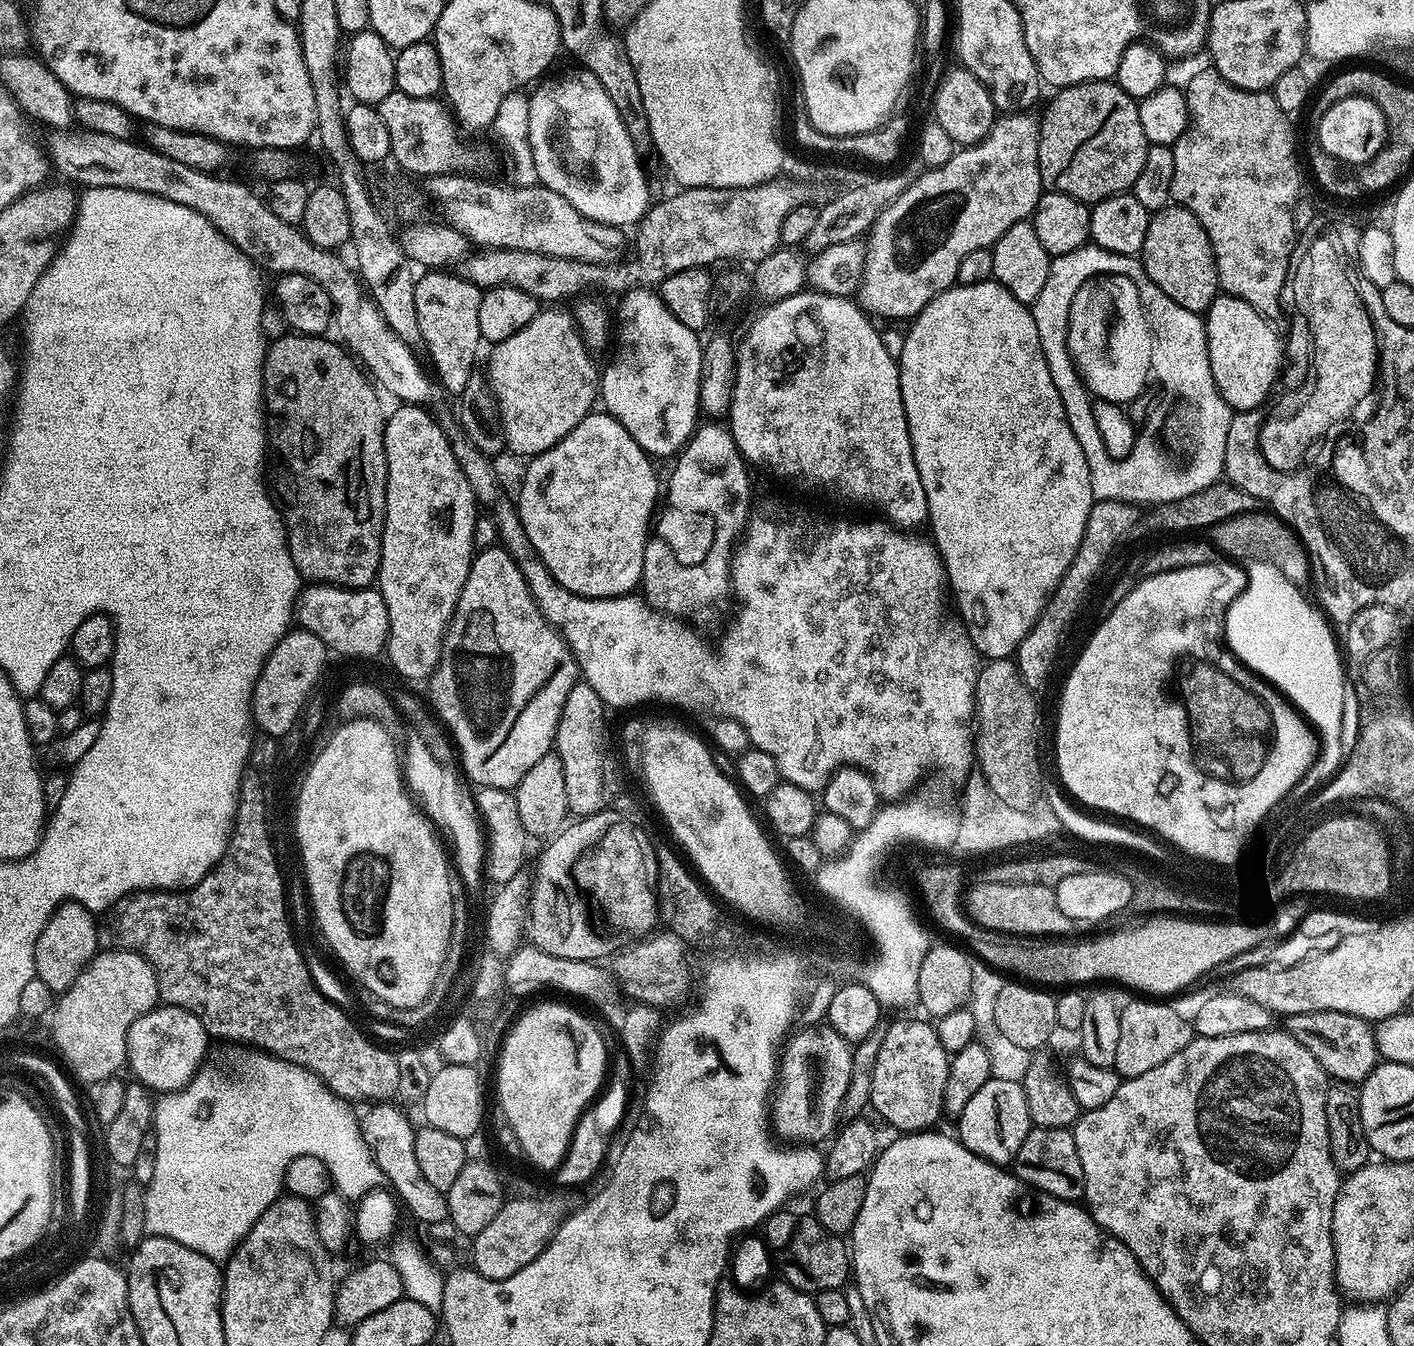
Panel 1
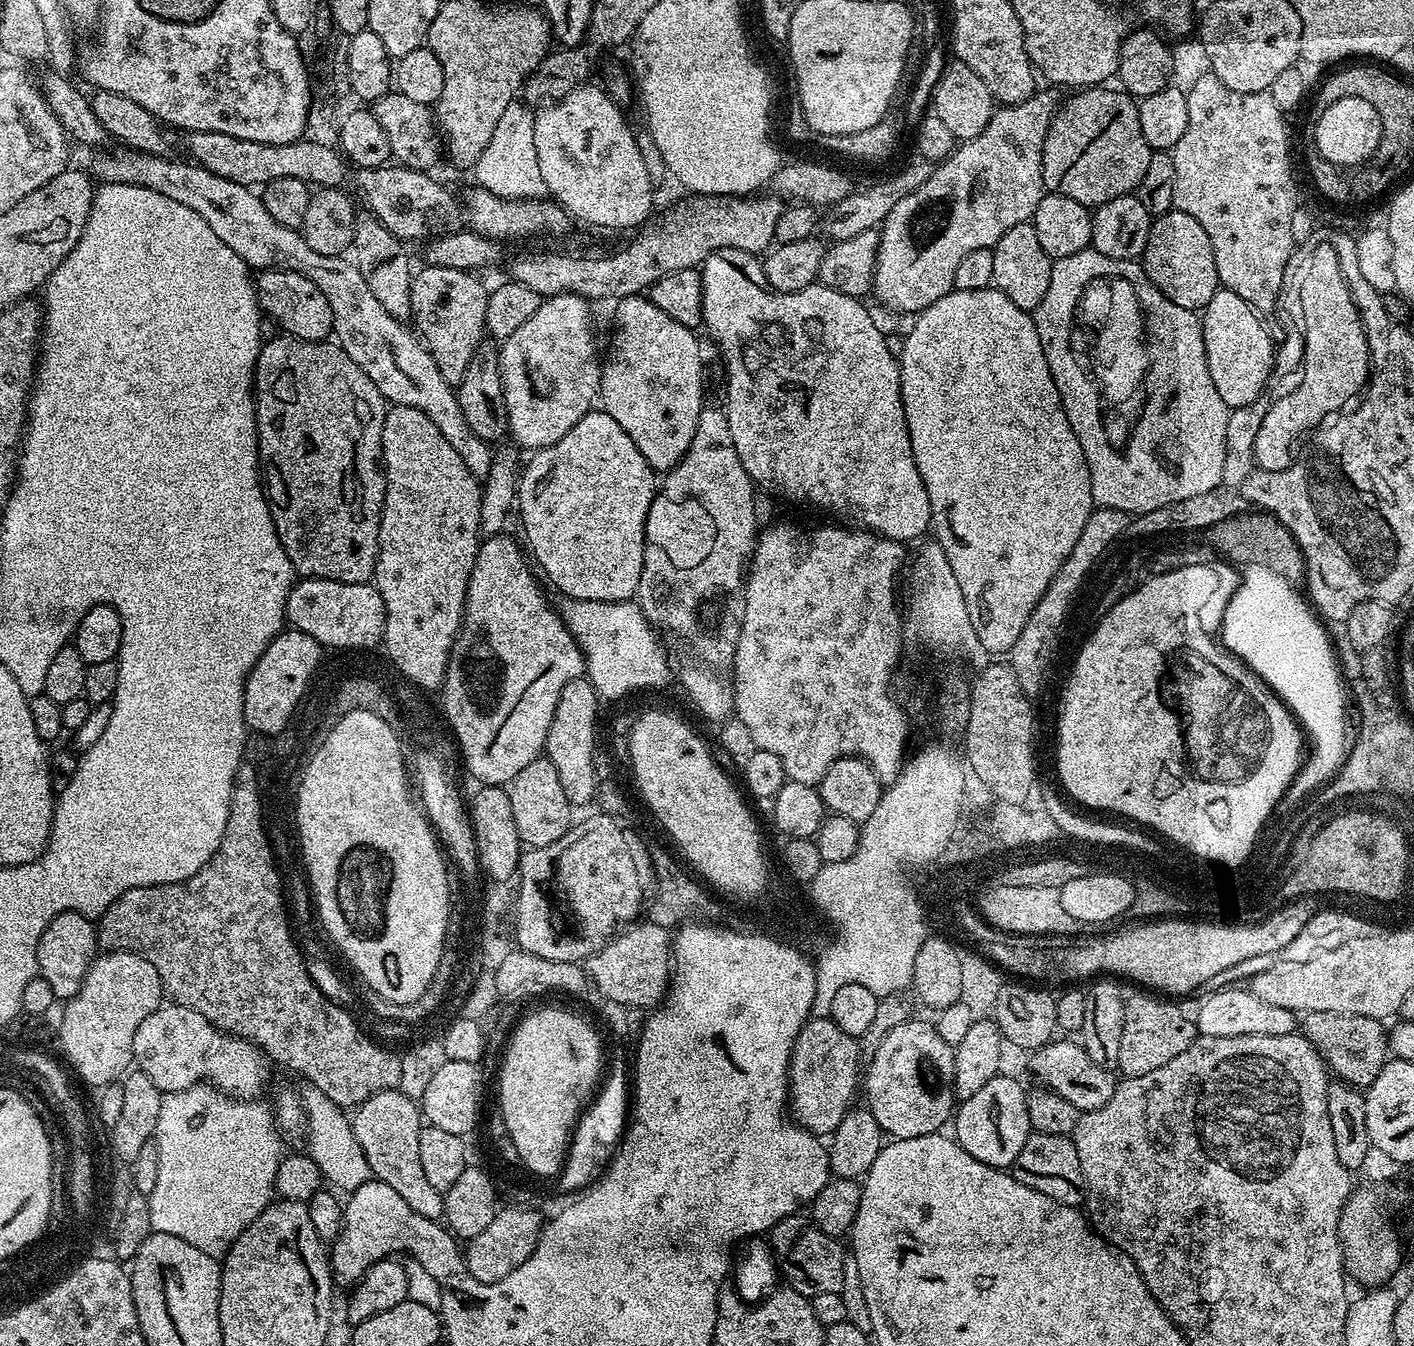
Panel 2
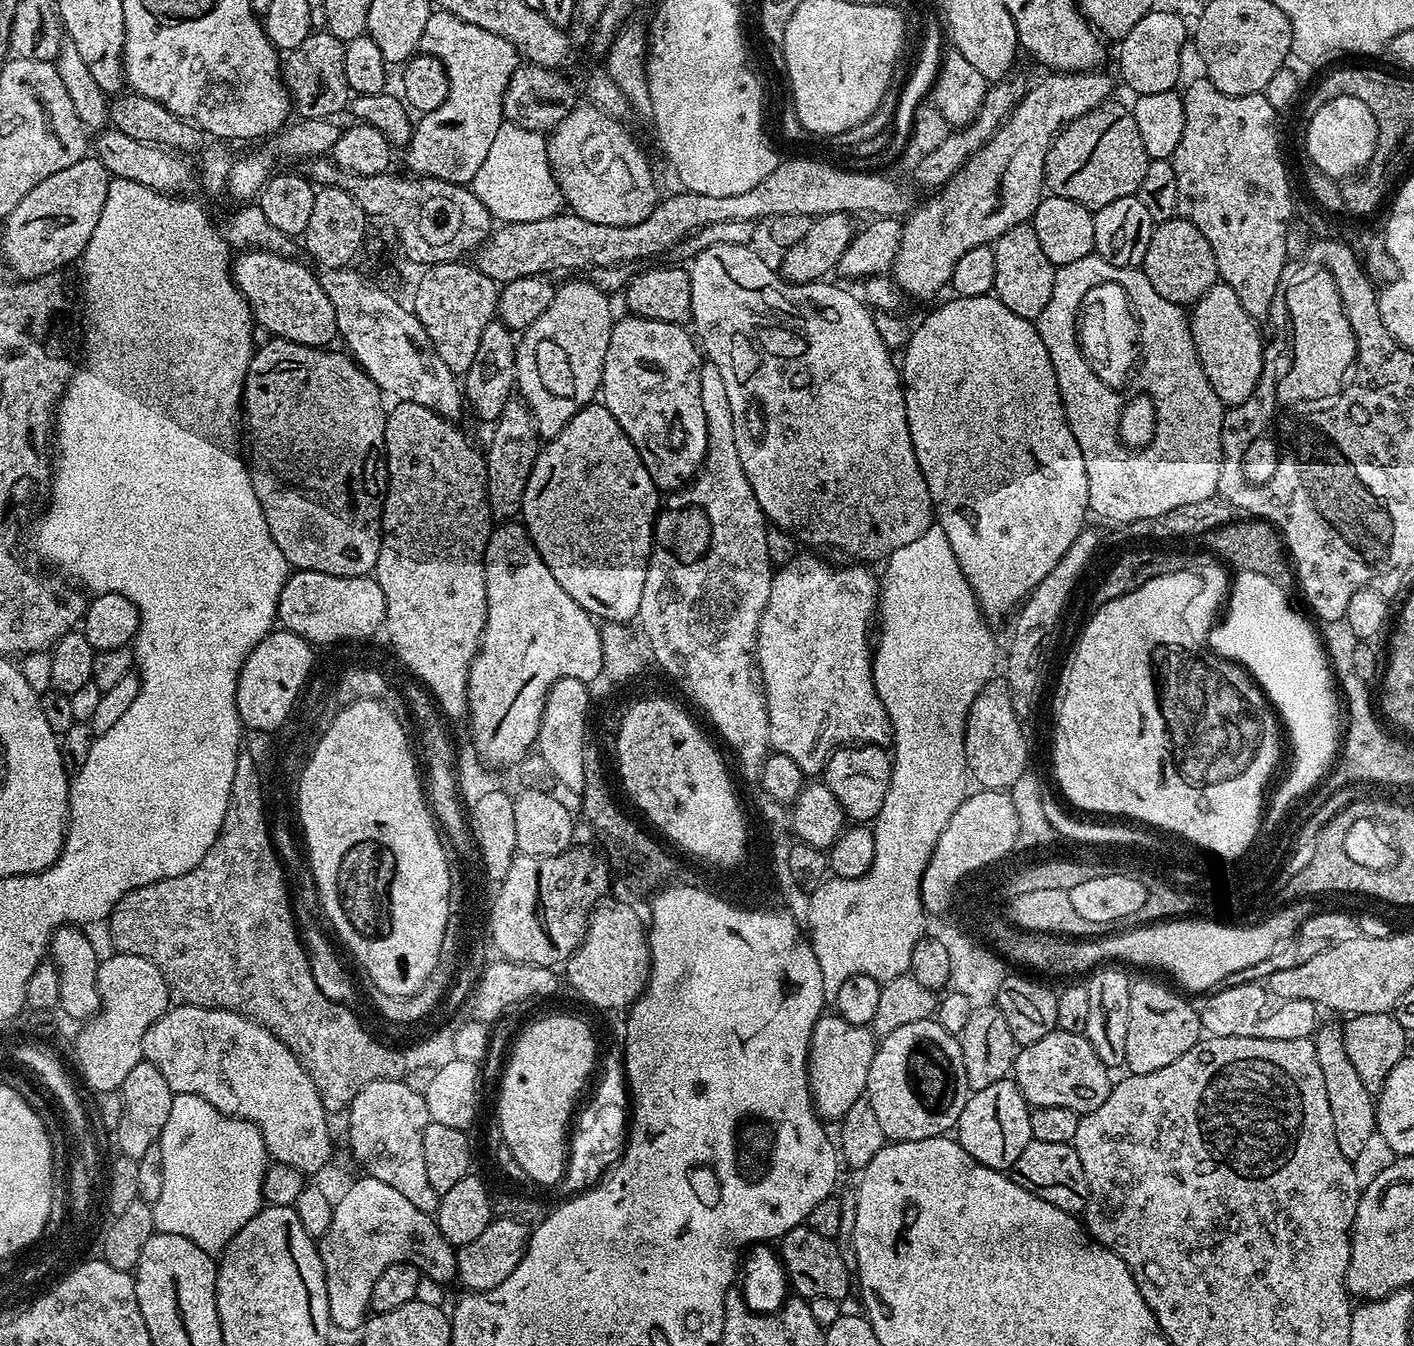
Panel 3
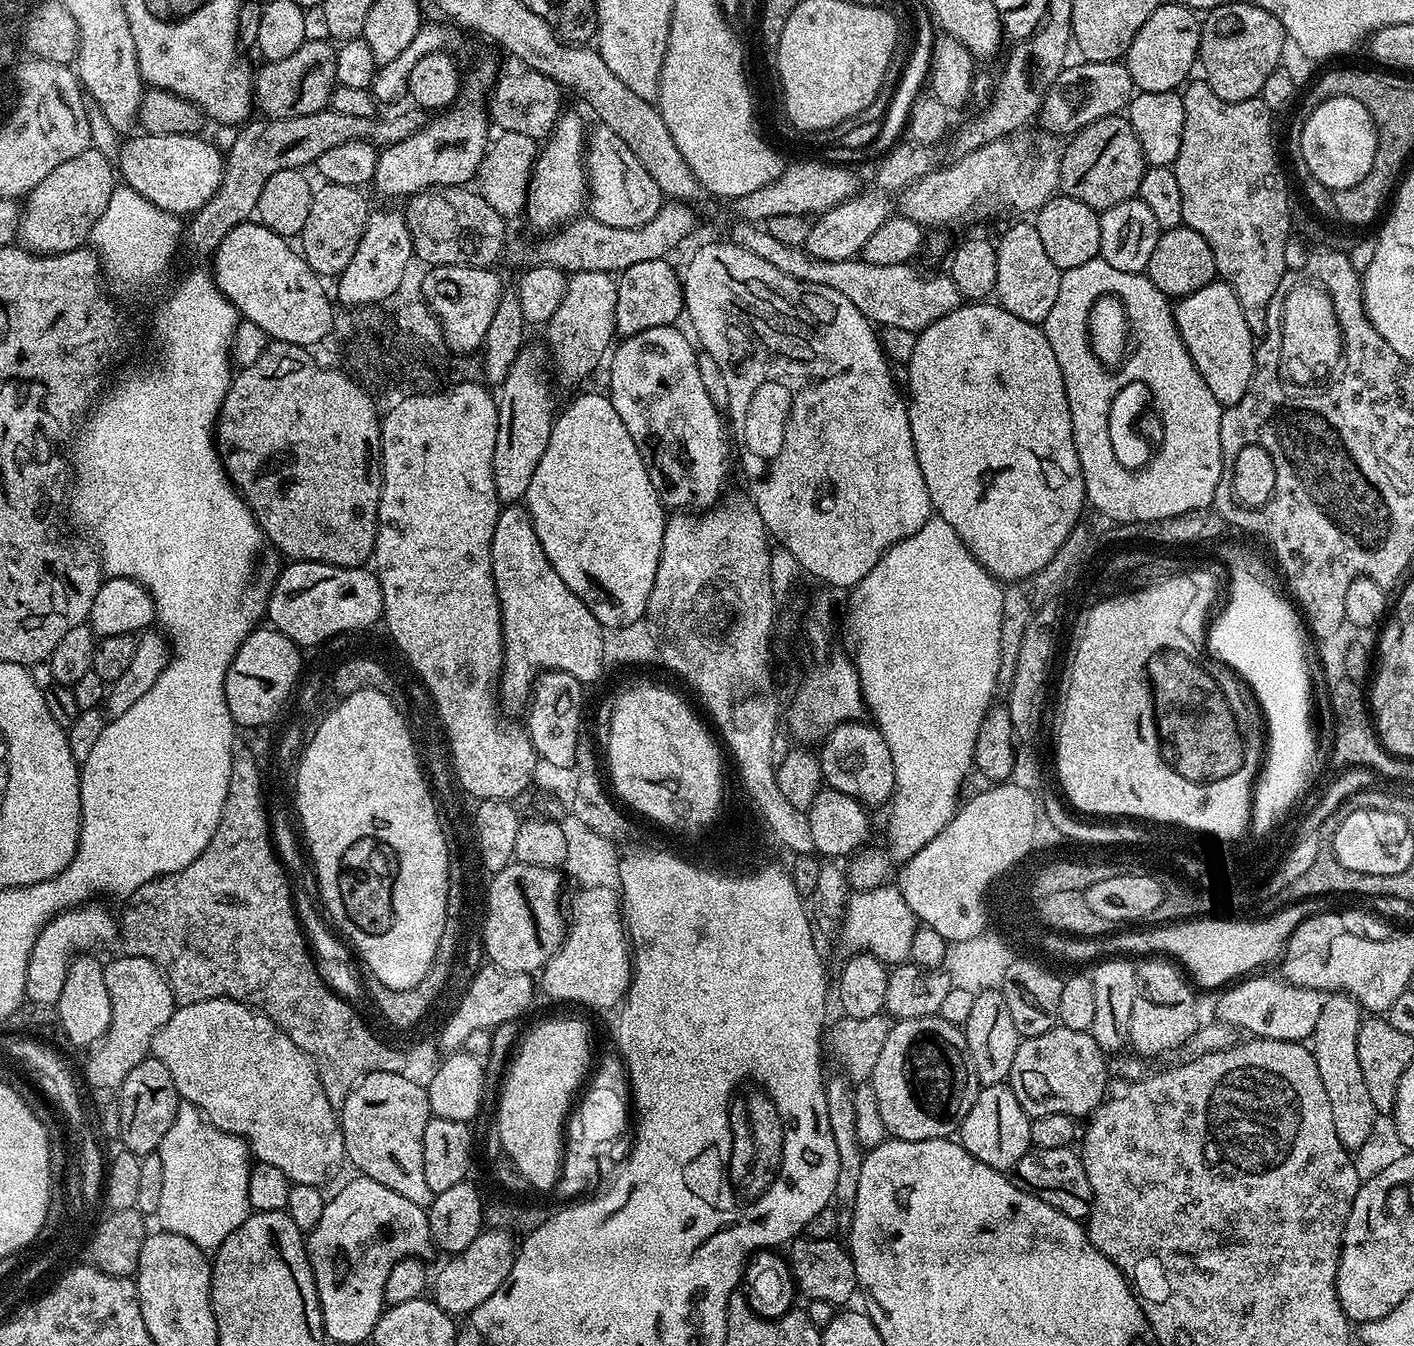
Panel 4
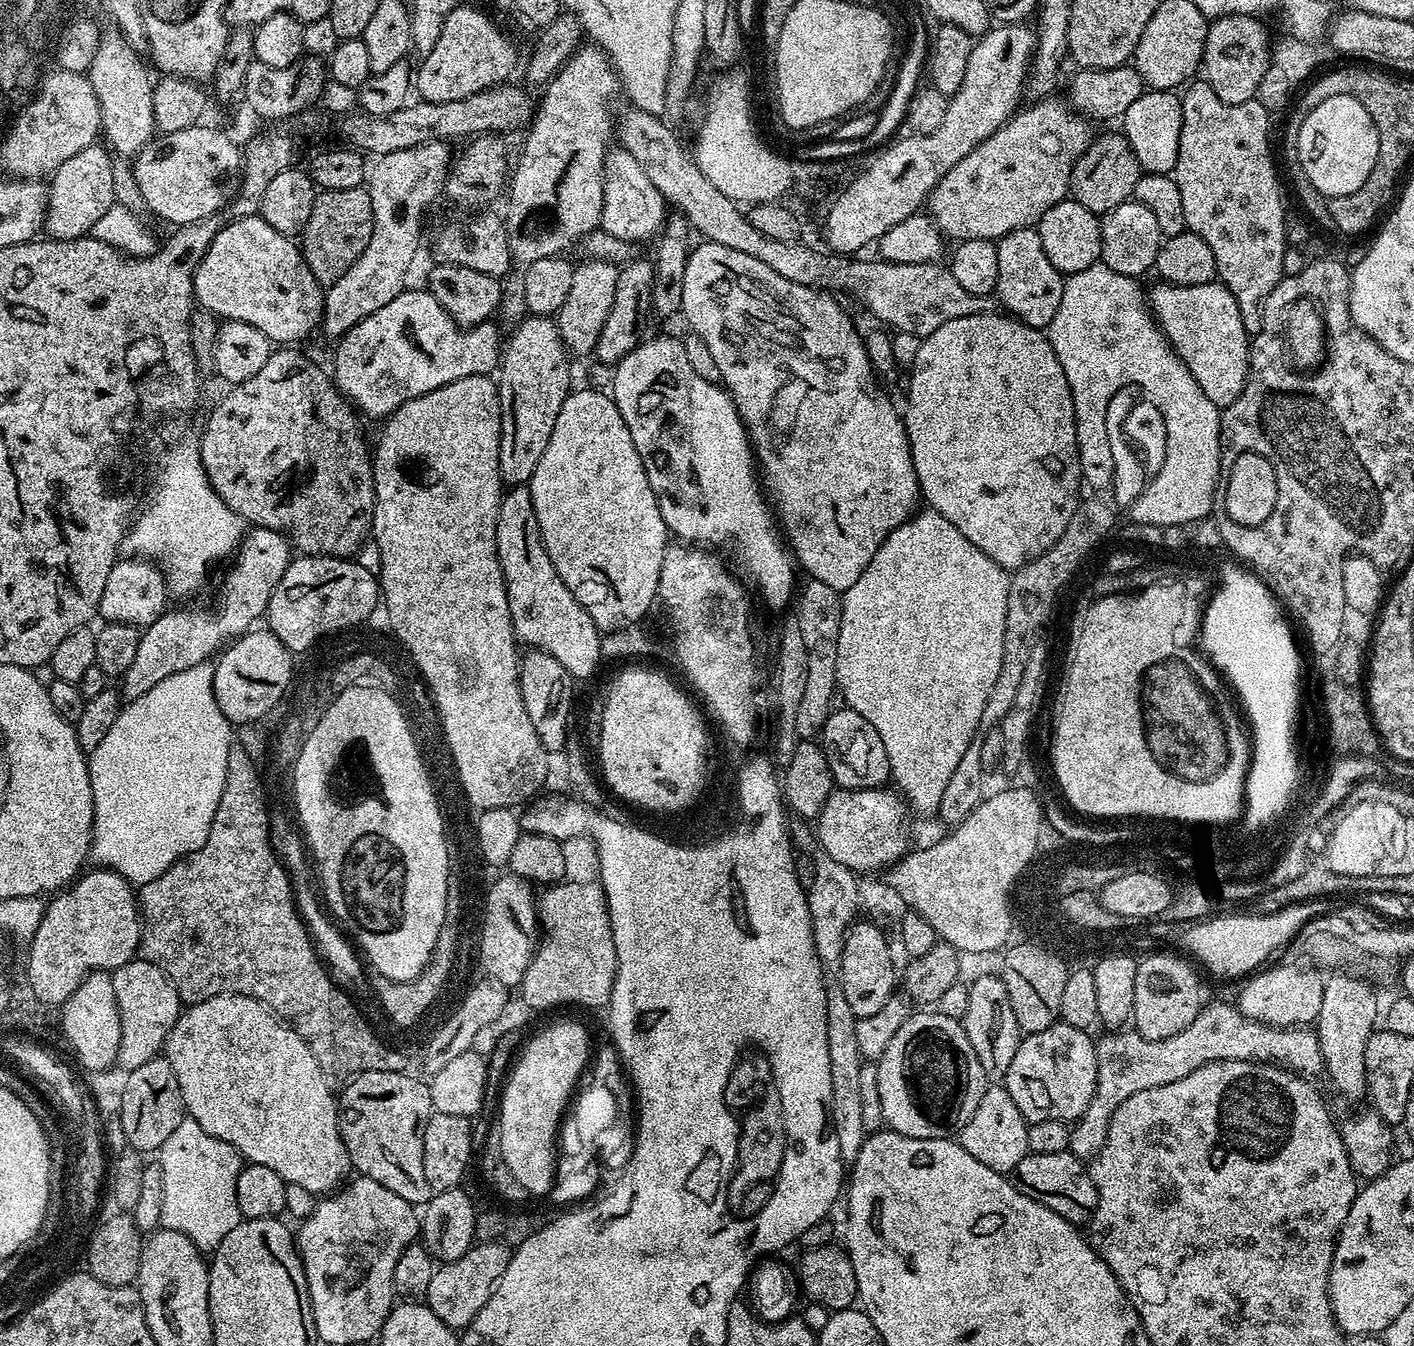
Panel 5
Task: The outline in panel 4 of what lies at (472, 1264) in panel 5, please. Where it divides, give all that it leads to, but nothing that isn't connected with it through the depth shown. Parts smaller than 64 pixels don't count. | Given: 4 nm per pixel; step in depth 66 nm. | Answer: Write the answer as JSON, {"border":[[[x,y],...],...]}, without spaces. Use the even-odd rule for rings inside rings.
{"border":[[[488,1228],[480,1232],[478,1238],[466,1246],[466,1250],[445,1259],[448,1261],[441,1266],[440,1273],[434,1276],[434,1299],[438,1307],[453,1318],[463,1318],[482,1306],[482,1302],[486,1302],[486,1298],[490,1298],[490,1294],[494,1294],[494,1290],[506,1282],[506,1274],[510,1274],[514,1266],[518,1244],[512,1240],[515,1240],[513,1233]]]}

